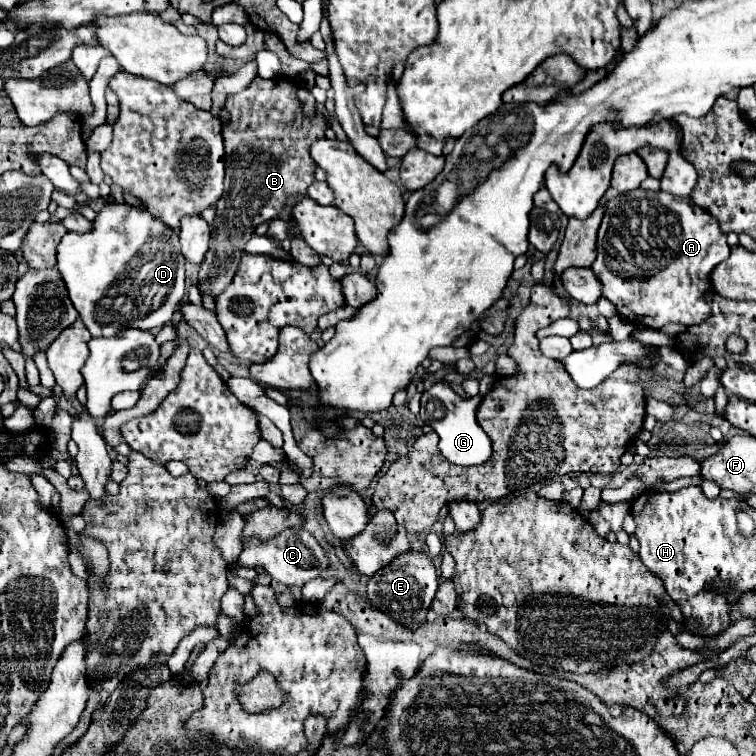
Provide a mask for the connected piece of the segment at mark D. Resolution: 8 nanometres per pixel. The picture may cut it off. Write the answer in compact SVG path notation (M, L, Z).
M129 204L103 206L93 224L95 228L87 234L67 232L57 248L57 270L87 330L93 336L115 336L127 326L151 330L169 324L185 296L185 260L179 252L175 230L159 224L147 210L137 210Z

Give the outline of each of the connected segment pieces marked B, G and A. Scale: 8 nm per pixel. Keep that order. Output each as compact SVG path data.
M255 76L241 94L227 96L225 110L231 116L231 120L223 124L227 156L225 192L217 202L209 250L197 278L199 292L209 294L213 300L235 278L241 252L255 228L279 218L287 204L307 194L317 170L309 148L313 142L325 138L325 130L331 128L331 124L315 112L315 100L309 90L283 78L265 80Z
M437 382L431 388L423 390L421 394L421 420L429 424L437 436L439 436L439 450L441 454L459 466L477 466L489 460L491 456L491 440L483 432L483 428L475 420L477 406L481 402L481 396L459 396L453 392L453 388L447 382Z
M643 188L631 190L607 202L607 214L603 216L603 232L599 240L599 256L595 258L591 270L601 282L603 296L609 298L617 312L633 324L661 328L669 322L675 324L701 324L711 312L703 300L703 292L711 290L709 274L711 270L727 260L731 248L719 222L703 212L691 198L677 198L663 190L647 192Z

